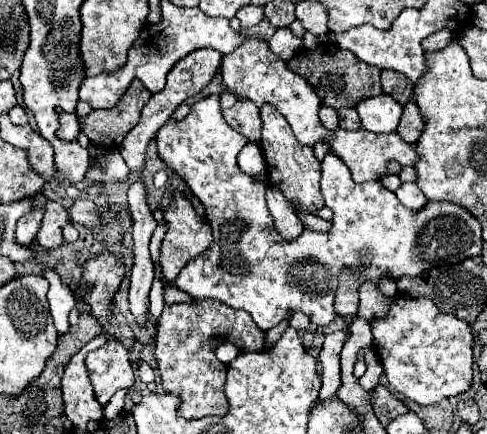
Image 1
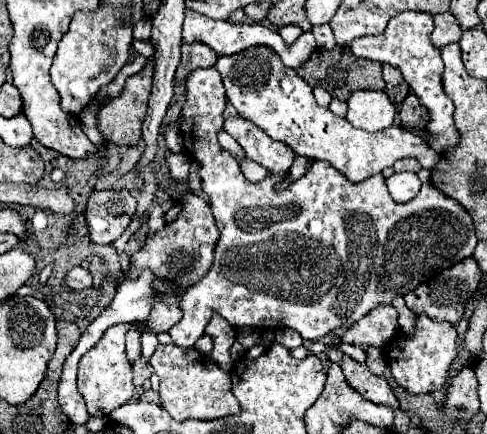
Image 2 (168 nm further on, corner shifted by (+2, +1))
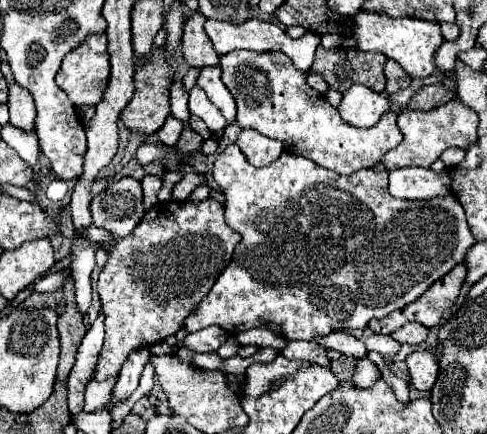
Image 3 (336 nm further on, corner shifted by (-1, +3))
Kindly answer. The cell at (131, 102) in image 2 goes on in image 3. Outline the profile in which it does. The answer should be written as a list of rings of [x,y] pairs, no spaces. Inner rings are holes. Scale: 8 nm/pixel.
[[[155,50],[141,66],[135,70],[135,94],[131,102],[123,108],[121,120],[123,124],[137,134],[155,134],[169,116],[169,88],[173,84],[173,68],[167,64],[163,50]]]

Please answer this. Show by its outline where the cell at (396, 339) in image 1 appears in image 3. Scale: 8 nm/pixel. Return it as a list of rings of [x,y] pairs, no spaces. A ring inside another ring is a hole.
[[[417,350],[417,352],[409,354],[407,366],[409,366],[409,378],[411,378],[413,388],[417,388],[417,390],[433,388],[433,384],[437,380],[437,372],[439,372],[439,362],[431,352]]]

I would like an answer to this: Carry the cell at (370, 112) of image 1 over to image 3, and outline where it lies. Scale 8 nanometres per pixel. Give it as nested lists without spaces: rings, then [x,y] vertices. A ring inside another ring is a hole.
[[[353,84],[339,104],[341,118],[359,128],[369,128],[379,122],[379,118],[389,110],[389,102],[383,94],[373,92],[363,84]]]

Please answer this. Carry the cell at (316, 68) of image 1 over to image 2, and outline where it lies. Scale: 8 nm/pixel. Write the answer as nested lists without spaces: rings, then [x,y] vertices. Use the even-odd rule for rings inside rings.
[[[336,46],[332,50],[314,50],[312,56],[302,64],[302,68],[296,70],[312,88],[320,86],[328,90],[334,98],[338,100],[348,100],[352,92],[356,90],[384,90],[384,80],[382,80],[382,64],[374,60],[364,60],[352,54],[348,46]]]

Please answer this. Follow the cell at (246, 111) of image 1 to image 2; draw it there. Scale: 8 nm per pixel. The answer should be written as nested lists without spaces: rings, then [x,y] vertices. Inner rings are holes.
[[[234,116],[226,118],[224,130],[238,140],[250,160],[262,164],[274,174],[288,174],[294,152],[282,142],[272,140],[262,128],[256,128],[256,124],[250,124],[250,120],[244,120],[242,116]]]

